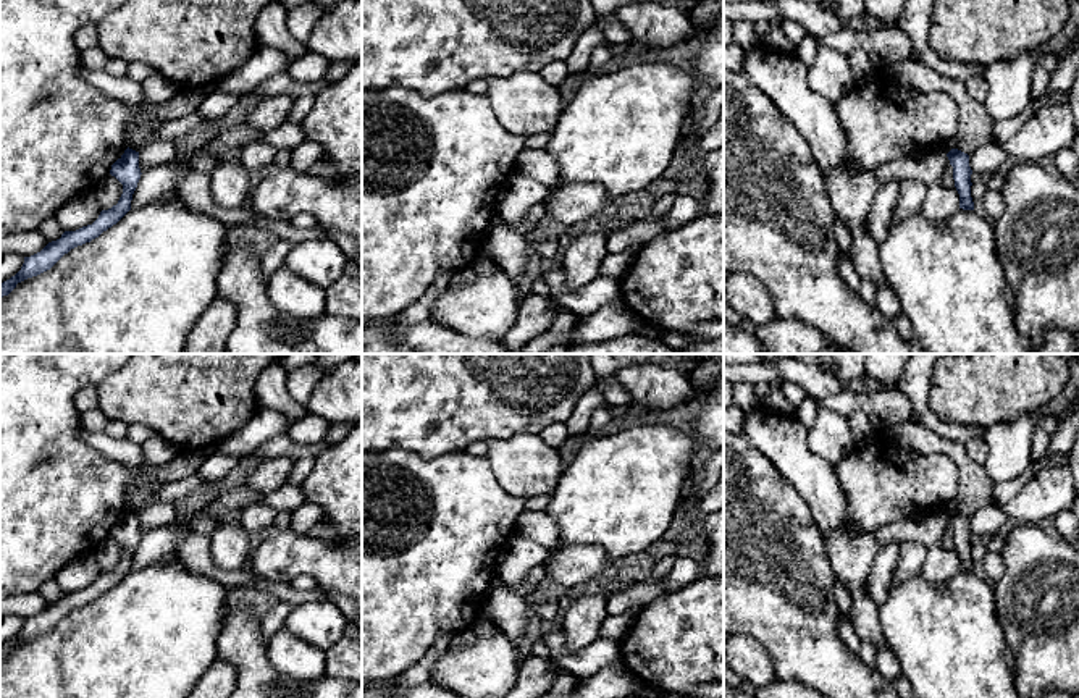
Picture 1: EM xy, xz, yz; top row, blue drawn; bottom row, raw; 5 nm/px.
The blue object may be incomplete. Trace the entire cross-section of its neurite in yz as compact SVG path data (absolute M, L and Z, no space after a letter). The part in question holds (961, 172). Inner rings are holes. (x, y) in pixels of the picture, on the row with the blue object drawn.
M951 149L947 157L950 160L950 165L953 166L955 187L959 194L959 208L974 210L974 202L971 197L972 170L969 166L969 155L958 149Z

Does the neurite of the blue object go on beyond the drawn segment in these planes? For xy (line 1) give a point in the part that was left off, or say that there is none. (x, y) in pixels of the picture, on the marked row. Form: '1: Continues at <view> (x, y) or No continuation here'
1: No continuation here

